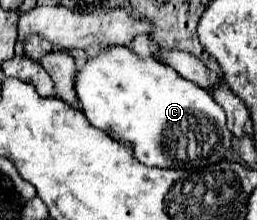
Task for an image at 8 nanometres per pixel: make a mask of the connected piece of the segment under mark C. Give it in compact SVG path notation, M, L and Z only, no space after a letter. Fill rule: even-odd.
M109 47L97 57L89 59L75 75L75 93L81 103L81 111L87 121L111 135L115 141L129 143L135 159L149 167L165 169L199 169L221 161L231 149L231 131L225 125L225 111L213 101L207 91L187 79L183 79L169 65L155 57L137 57L127 47Z

